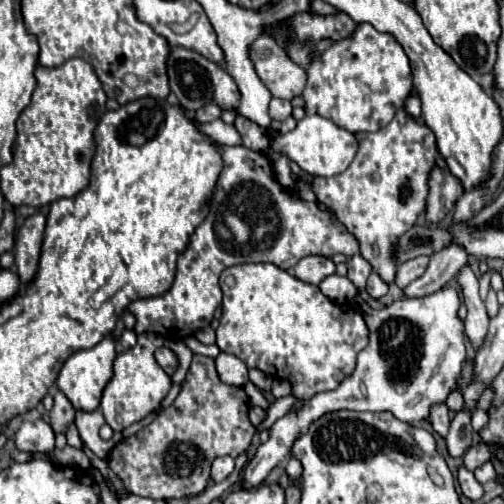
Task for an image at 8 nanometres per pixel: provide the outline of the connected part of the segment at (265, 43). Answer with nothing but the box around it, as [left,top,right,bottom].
[249,34,307,100]

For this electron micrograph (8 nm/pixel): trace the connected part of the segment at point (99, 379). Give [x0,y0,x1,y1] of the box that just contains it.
[57,336,117,412]

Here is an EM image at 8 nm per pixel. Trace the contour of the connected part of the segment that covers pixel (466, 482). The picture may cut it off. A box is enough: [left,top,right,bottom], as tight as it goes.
[457,466,483,500]

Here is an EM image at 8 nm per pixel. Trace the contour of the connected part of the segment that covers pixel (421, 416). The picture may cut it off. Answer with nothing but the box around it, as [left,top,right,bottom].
[241,286,467,488]

